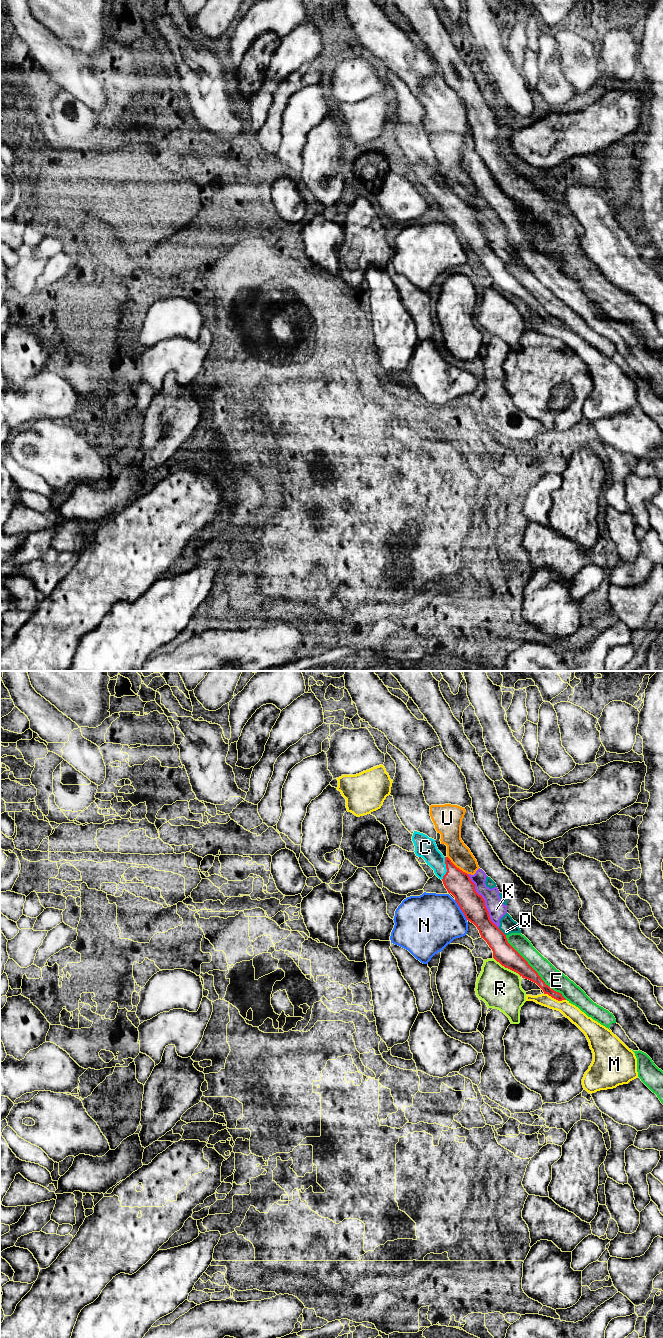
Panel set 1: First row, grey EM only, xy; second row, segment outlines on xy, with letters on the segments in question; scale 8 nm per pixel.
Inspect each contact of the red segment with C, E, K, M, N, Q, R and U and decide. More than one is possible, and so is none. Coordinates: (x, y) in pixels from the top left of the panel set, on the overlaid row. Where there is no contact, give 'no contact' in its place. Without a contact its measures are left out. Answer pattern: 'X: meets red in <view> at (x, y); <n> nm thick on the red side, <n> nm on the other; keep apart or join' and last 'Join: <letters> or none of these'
C: meets red in xy at (446, 868); 200 nm thick on the red side, 170 nm on the other; join
E: meets red in xy at (534, 970); 170 nm thick on the red side, 160 nm on the other; keep apart
K: meets red in xy at (484, 901); 200 nm thick on the red side, 140 nm on the other; keep apart
M: meets red in xy at (555, 998); 90 nm thick on the red side, 120 nm on the other; keep apart
N: meets red in xy at (461, 909); 200 nm thick on the red side, 440 nm on the other; keep apart
Q: meets red in xy at (502, 932); 170 nm thick on the red side, 130 nm on the other; keep apart
R: meets red in xy at (507, 967); 170 nm thick on the red side, 340 nm on the other; keep apart
U: meets red in xy at (456, 867); 200 nm thick on the red side, 180 nm on the other; keep apart
Join: C

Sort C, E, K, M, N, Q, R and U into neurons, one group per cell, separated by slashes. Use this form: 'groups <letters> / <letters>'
groups C / E / K Q / M / N / R / U

